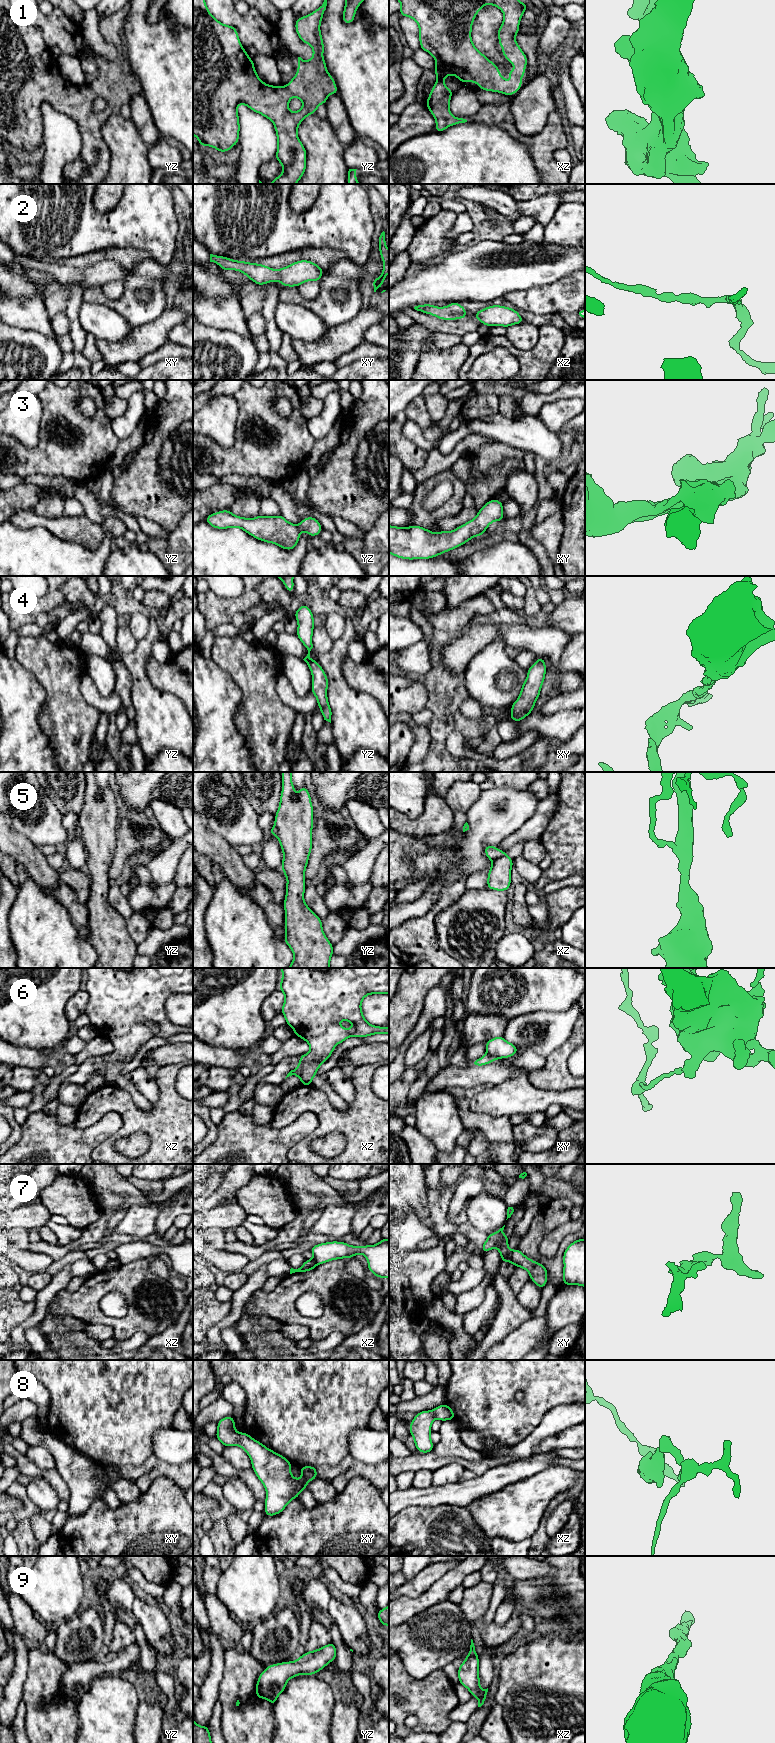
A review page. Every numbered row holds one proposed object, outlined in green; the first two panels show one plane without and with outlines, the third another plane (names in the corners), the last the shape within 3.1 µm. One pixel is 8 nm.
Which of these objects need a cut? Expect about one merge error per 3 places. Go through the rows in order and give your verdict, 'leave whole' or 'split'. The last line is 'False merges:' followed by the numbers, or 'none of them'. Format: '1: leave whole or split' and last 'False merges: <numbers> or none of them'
1: leave whole
2: leave whole
3: leave whole
4: leave whole
5: split
6: split
7: split
8: leave whole
9: leave whole
False merges: 5, 6, 7

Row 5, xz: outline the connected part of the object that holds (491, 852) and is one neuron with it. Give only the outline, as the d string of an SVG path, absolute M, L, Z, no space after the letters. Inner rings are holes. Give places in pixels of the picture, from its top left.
M486 845L485 849L485 856L490 860L495 860L499 857L506 855L506 851L501 851L498 847Z

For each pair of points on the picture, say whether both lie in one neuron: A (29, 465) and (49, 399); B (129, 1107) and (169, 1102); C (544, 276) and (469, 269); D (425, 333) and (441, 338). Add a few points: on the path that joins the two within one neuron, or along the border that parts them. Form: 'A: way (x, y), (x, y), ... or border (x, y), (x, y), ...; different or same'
A: way (55, 455), (86, 441), (75, 424); same
B: way (139, 1115), (156, 1115), (159, 1112); same
C: way (525, 270), (488, 270); same
D: border (433, 331), (432, 342); different

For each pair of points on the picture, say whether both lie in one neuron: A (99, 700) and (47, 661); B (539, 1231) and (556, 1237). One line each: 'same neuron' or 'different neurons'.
A: different neurons
B: different neurons

